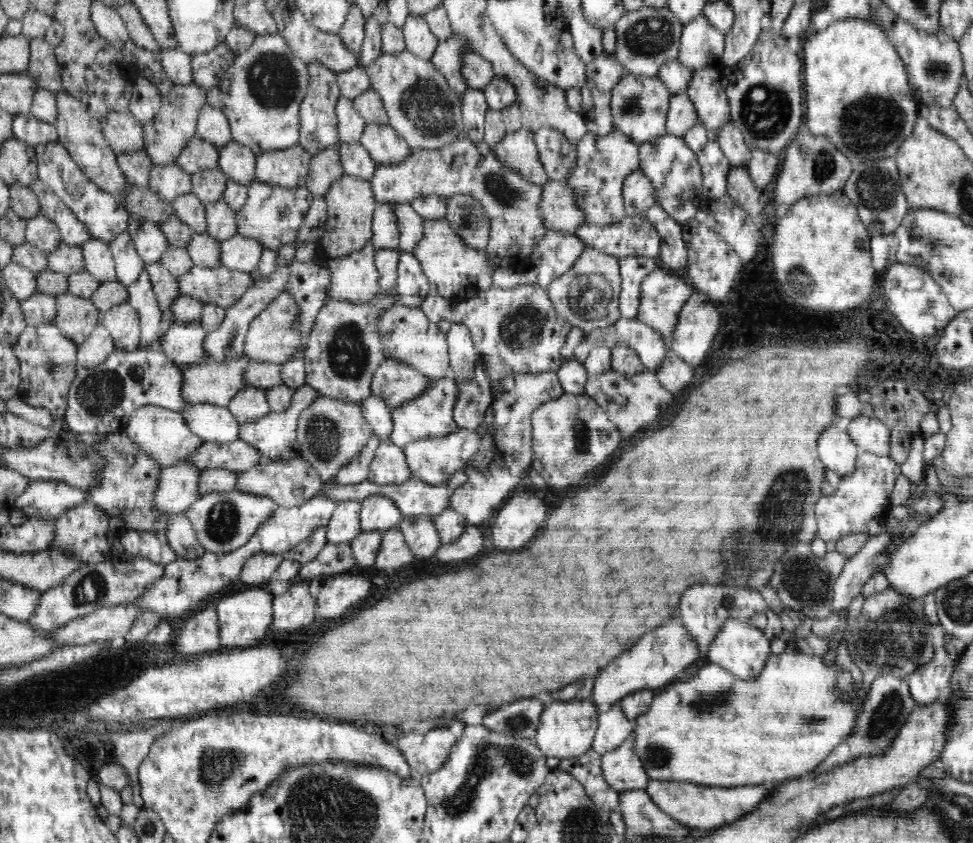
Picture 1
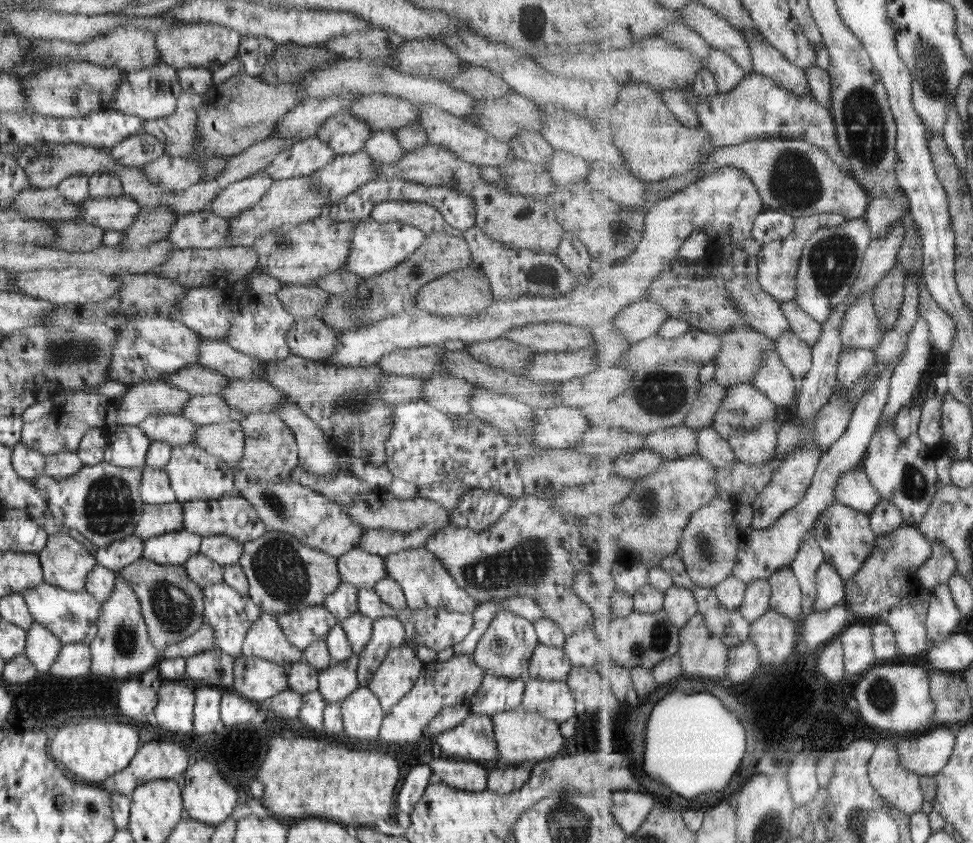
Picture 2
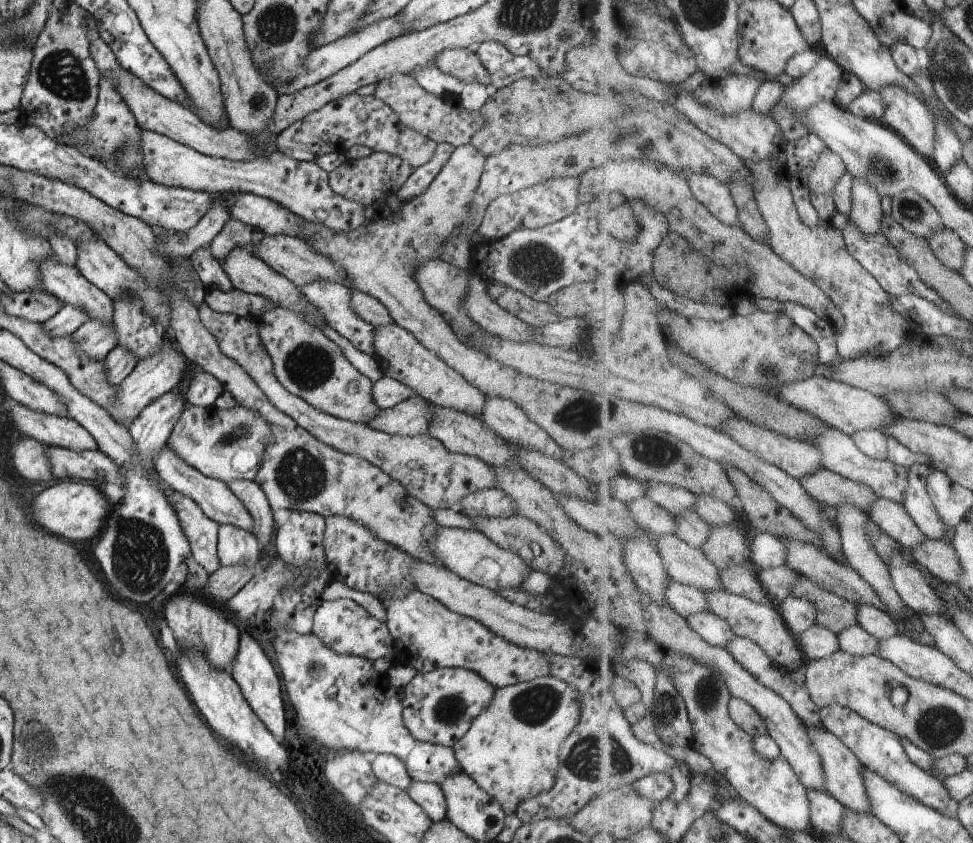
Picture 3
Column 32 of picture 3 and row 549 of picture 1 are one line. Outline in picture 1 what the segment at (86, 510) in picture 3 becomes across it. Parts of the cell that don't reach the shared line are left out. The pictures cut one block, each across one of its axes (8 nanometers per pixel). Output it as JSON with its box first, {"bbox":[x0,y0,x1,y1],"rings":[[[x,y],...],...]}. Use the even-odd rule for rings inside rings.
{"bbox":[489,491,548,550],"rings":[[[516,491],[489,521],[492,544],[500,550],[518,550],[526,546],[536,536],[546,516],[548,508],[536,492]]]}

